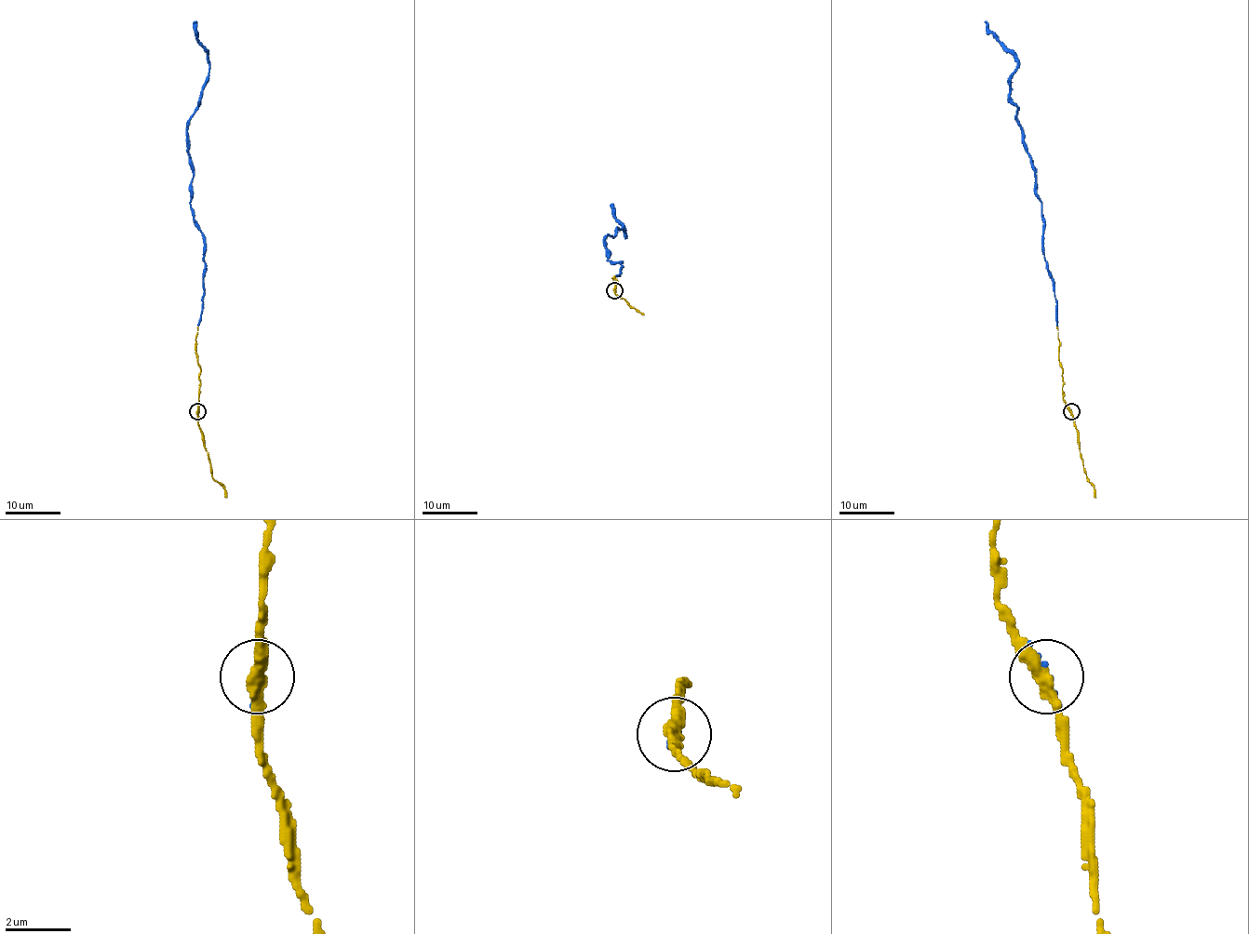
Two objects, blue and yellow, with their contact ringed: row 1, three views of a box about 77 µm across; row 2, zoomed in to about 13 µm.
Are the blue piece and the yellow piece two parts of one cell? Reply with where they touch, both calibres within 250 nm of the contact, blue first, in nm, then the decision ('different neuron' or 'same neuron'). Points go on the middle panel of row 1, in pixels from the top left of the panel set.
(614, 290) | 130/360 nm | same neuron

